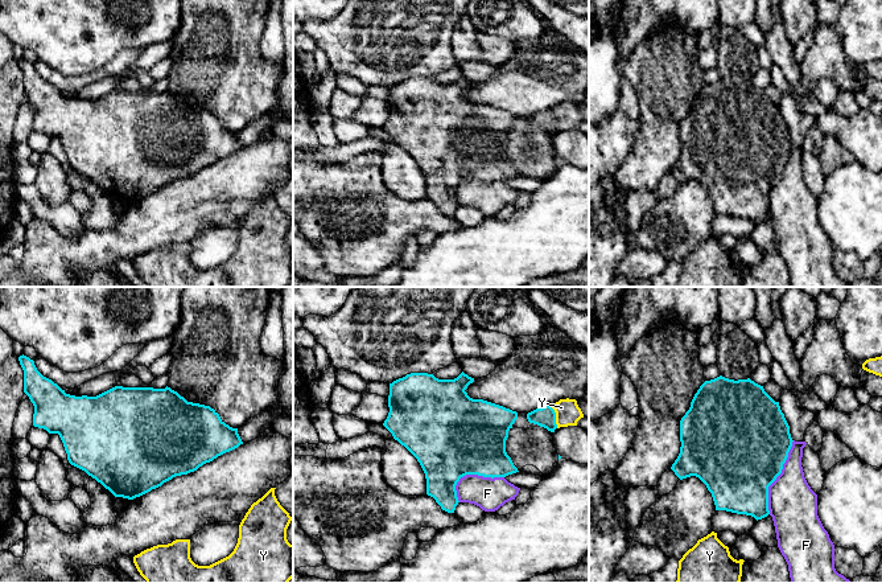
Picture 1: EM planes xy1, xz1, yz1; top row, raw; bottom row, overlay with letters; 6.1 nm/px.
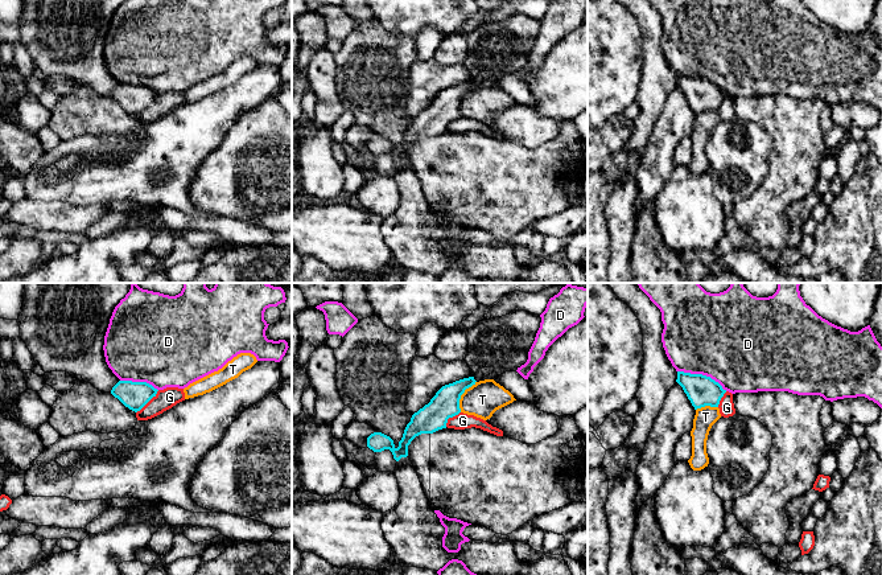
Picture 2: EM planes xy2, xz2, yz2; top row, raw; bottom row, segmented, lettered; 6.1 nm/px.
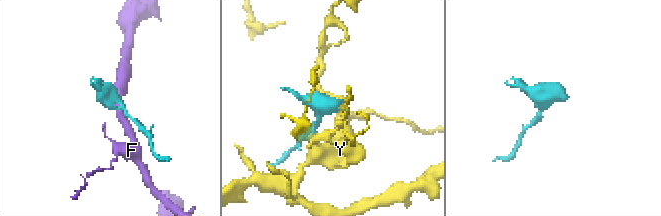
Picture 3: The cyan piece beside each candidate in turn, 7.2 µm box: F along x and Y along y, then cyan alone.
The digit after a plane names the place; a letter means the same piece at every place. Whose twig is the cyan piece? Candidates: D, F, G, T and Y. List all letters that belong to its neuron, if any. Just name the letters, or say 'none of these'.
none of these

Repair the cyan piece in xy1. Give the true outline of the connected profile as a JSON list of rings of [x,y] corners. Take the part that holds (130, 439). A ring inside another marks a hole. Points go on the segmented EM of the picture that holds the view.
[[[22,354],[18,361],[24,370],[24,393],[34,406],[33,426],[49,434],[58,434],[69,463],[85,471],[115,497],[128,500],[140,497],[243,444],[238,428],[226,424],[214,408],[187,402],[168,386],[165,389],[115,386],[96,397],[75,397],[66,394],[57,383],[44,377],[29,357]]]

